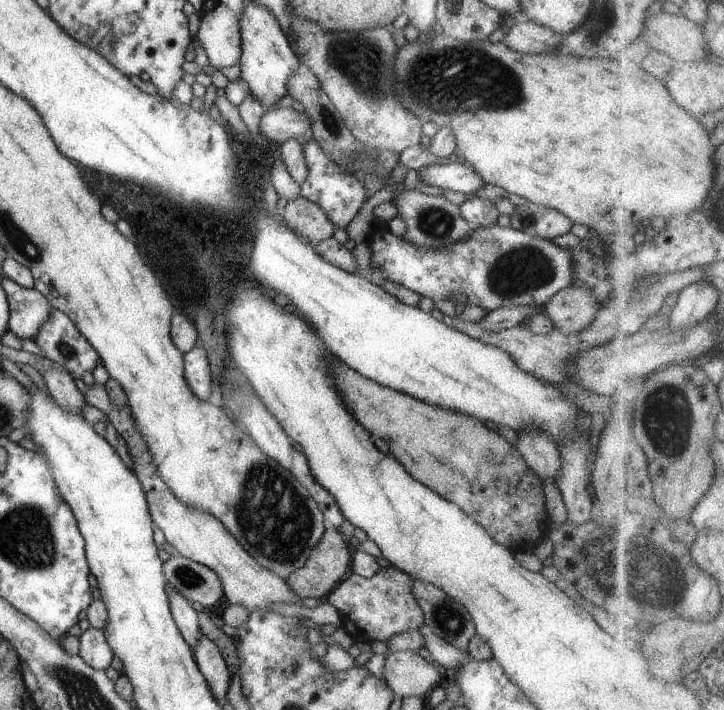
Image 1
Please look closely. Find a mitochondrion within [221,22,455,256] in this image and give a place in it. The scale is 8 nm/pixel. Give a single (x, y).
(357, 58)

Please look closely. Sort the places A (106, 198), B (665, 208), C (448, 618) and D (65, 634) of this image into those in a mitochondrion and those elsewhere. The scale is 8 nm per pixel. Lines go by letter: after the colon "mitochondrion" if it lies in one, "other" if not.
A: other
B: other
C: mitochondrion
D: other

